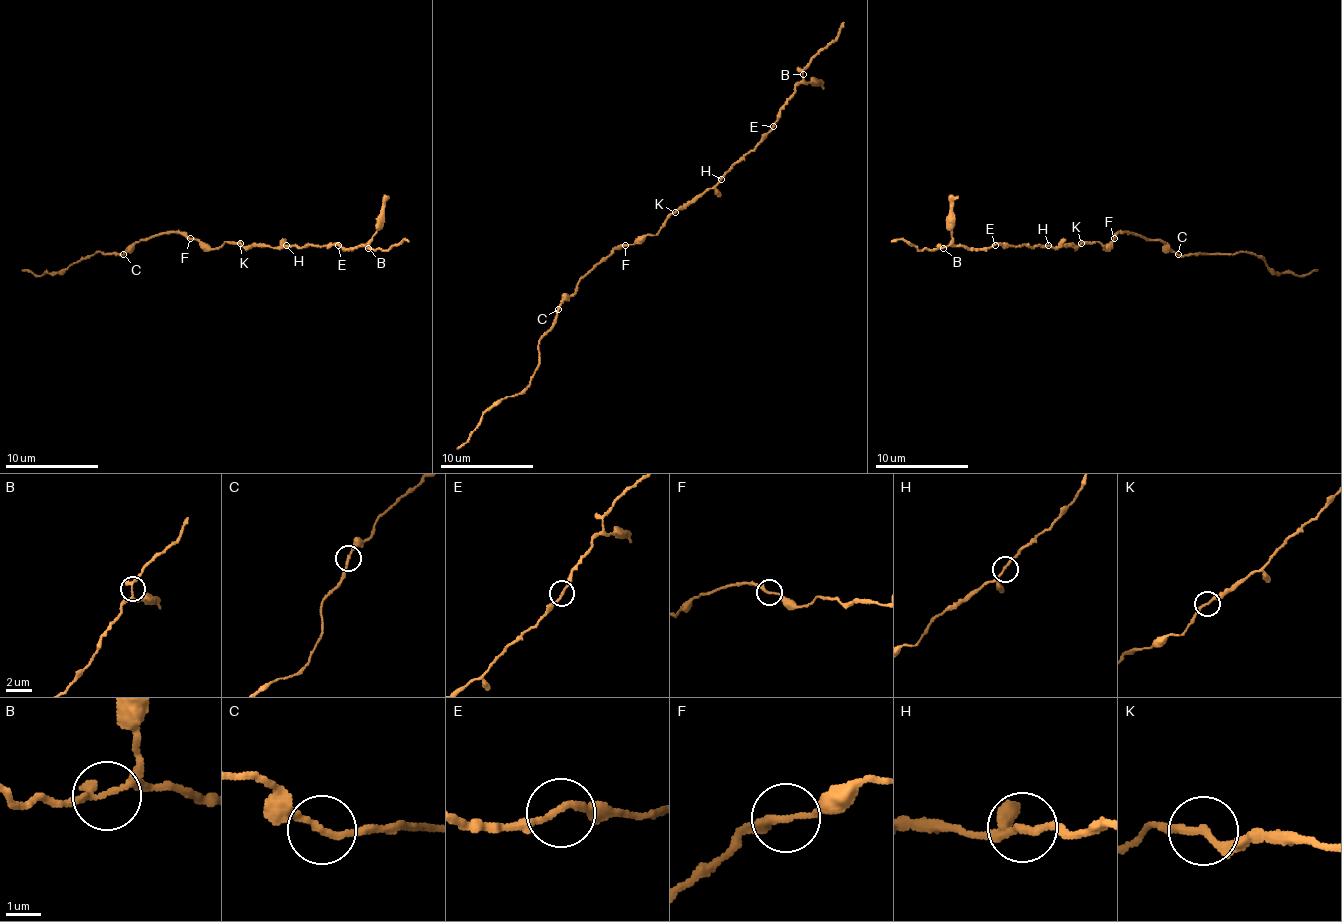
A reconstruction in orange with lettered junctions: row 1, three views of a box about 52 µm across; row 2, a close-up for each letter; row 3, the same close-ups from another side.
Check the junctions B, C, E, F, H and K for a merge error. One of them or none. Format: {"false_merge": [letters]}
{"false_merge": []}

